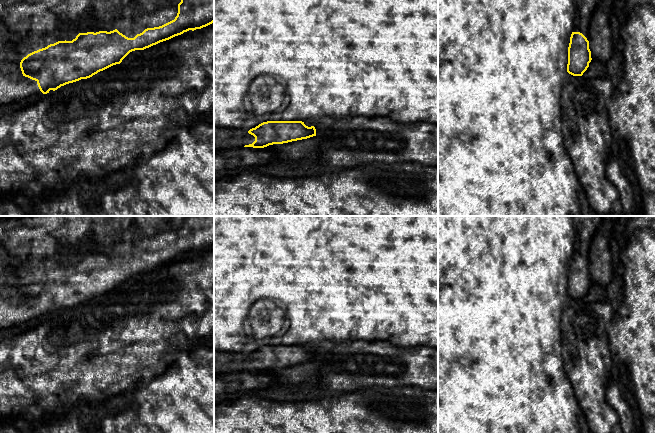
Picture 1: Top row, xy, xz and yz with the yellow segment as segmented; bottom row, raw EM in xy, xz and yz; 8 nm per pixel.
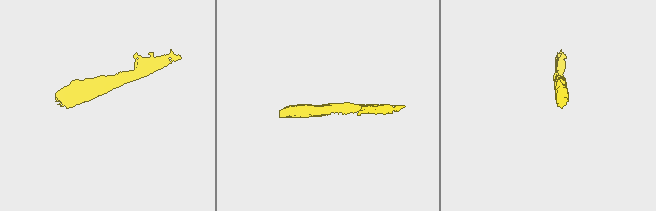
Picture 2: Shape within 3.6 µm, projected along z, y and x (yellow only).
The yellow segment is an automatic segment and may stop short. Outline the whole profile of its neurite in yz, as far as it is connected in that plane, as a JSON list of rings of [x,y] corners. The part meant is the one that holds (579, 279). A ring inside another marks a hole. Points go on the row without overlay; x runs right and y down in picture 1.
[[[572,216],[575,229],[573,256],[568,271],[567,296],[582,300],[591,286],[589,246],[601,216]]]

